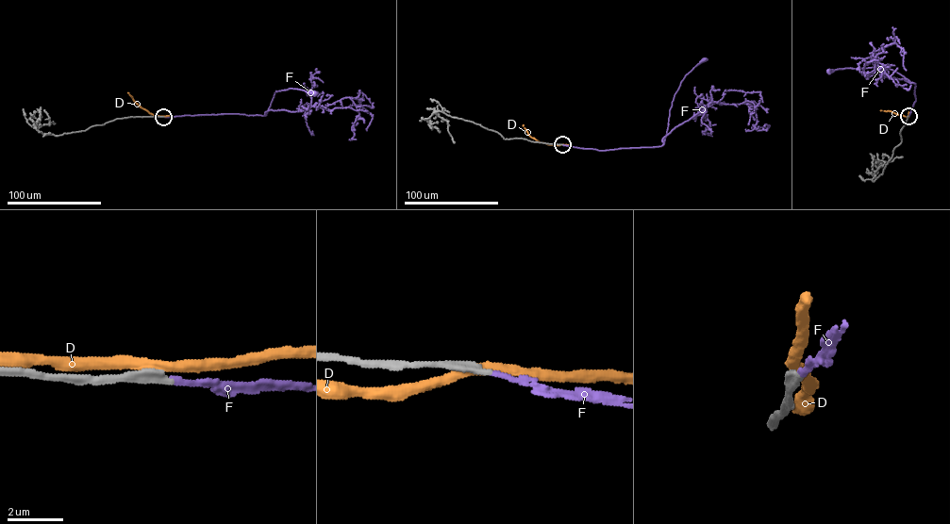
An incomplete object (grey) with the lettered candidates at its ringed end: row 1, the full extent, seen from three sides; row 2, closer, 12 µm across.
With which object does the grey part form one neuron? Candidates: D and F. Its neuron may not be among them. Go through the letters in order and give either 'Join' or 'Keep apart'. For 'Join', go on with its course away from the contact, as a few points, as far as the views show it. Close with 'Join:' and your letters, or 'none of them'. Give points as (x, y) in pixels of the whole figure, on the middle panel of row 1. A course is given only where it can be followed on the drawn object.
D: Keep apart
F: Join. Its course: (561, 144), (604, 151), (661, 146), (674, 94), (686, 74), (705, 58)
Join: F

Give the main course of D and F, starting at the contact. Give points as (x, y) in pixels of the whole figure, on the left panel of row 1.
D: (163, 116), (149, 113), (140, 107), (128, 92)
F: (163, 116), (225, 113), (263, 116), (276, 90), (291, 88), (314, 92)

